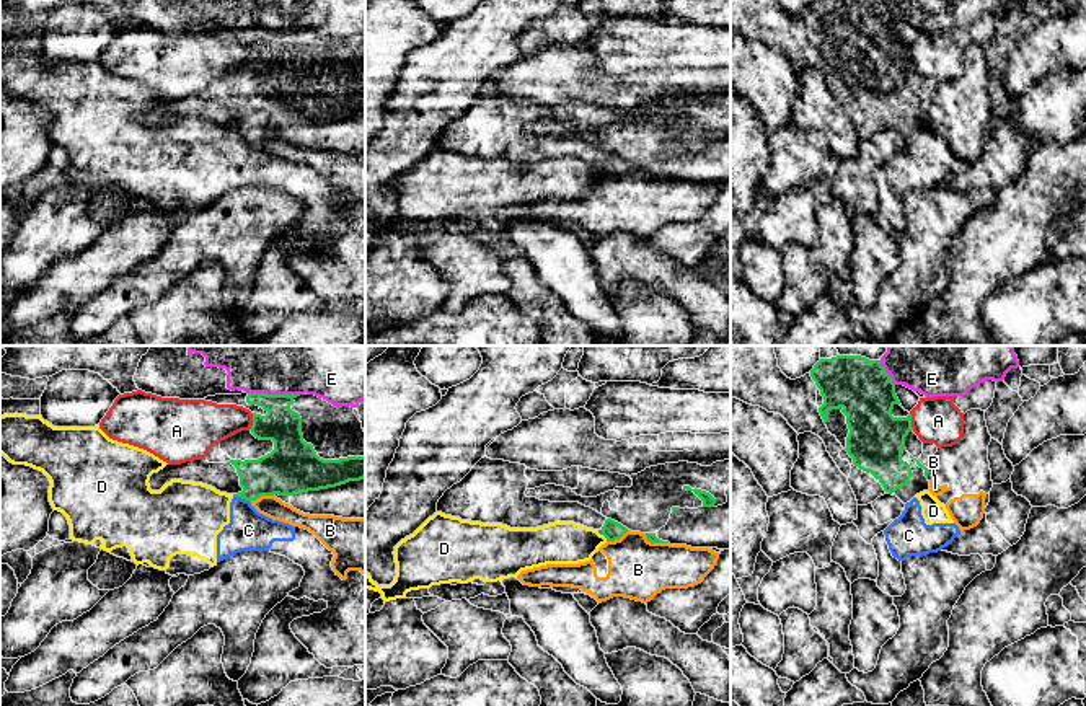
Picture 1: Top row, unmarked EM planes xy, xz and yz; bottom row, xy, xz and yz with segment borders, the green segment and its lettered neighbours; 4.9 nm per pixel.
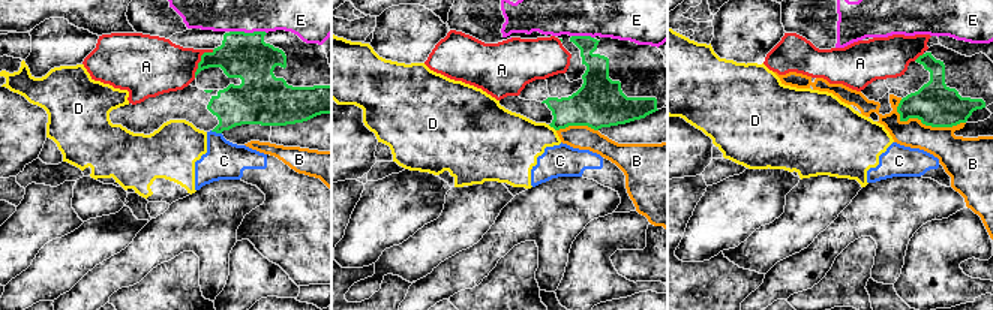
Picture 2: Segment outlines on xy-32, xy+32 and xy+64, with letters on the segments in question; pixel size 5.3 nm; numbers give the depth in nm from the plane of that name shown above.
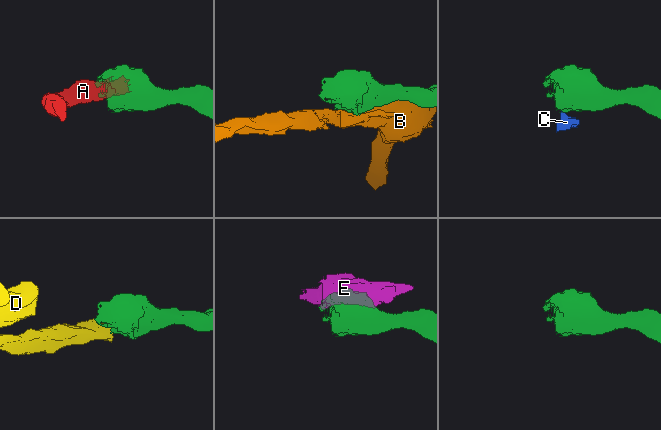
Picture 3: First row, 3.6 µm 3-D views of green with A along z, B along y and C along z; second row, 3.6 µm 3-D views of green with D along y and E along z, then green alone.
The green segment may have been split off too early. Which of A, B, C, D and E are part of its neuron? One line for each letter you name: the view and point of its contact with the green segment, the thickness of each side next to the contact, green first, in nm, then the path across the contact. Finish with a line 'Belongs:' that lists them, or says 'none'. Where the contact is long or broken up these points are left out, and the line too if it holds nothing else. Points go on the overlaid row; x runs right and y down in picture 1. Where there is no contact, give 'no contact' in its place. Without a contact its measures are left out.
Belongs: none

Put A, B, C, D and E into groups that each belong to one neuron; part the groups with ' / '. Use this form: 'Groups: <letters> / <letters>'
Groups: A / B / C D / E

